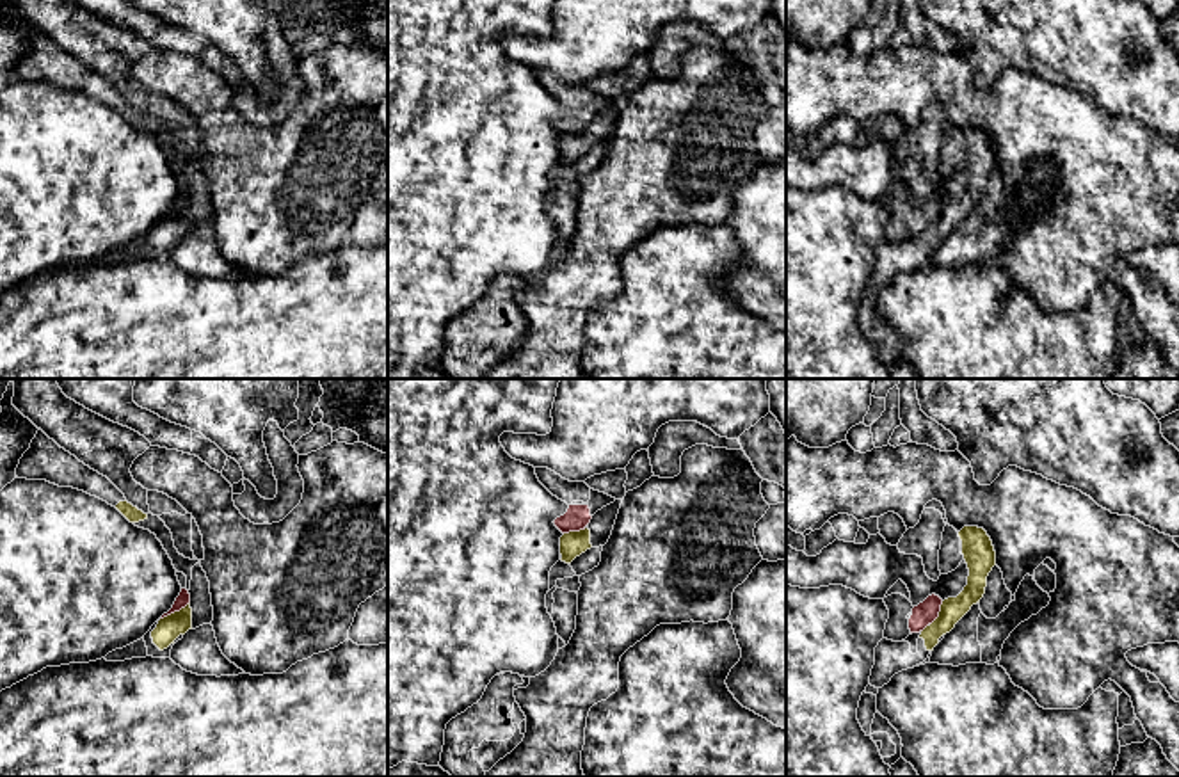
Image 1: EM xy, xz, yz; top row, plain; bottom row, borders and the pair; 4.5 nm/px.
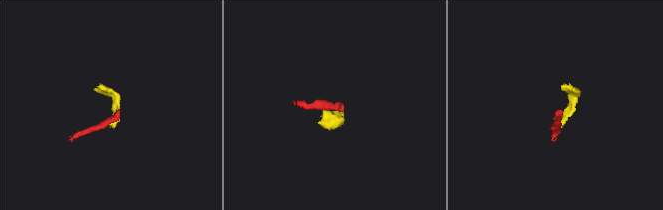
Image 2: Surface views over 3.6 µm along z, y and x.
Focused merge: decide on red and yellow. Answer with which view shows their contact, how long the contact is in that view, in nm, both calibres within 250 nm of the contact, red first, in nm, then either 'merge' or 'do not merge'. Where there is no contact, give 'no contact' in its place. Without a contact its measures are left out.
contact in xy; length 160 nm; calibres 60 and 110 nm; do not merge

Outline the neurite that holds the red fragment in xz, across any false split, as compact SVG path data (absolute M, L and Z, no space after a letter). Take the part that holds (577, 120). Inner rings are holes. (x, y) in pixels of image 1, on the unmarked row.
M535 69L535 76L553 98L569 107L567 114L553 123L562 135L585 132L598 112L615 103L585 84L569 84L548 69Z

